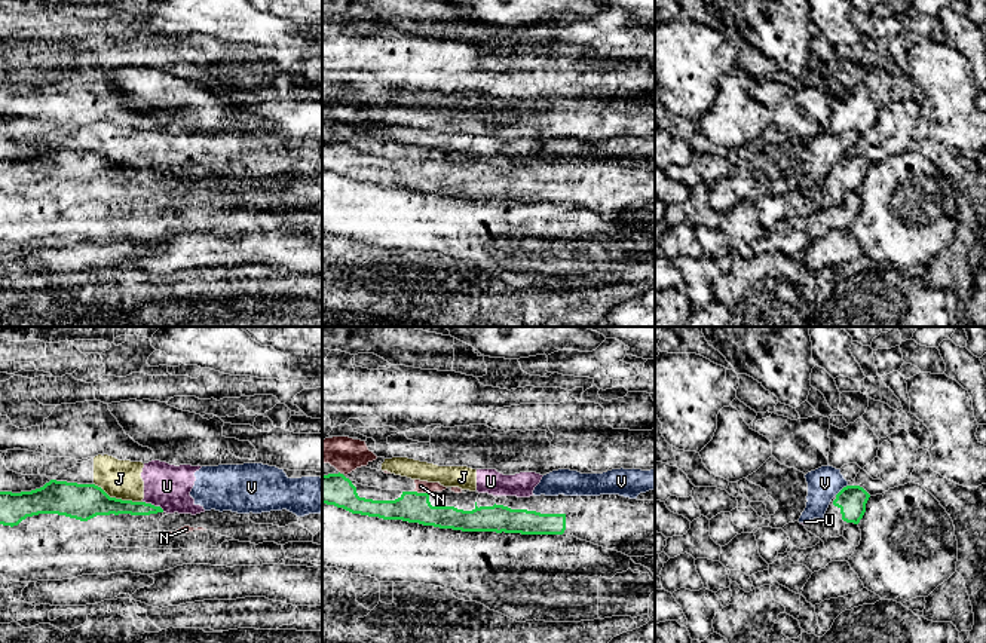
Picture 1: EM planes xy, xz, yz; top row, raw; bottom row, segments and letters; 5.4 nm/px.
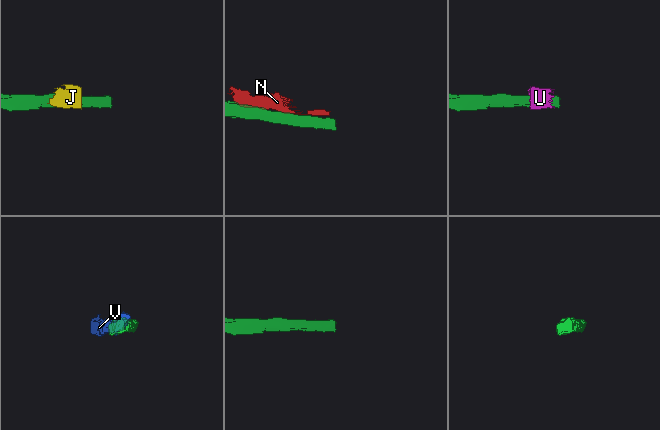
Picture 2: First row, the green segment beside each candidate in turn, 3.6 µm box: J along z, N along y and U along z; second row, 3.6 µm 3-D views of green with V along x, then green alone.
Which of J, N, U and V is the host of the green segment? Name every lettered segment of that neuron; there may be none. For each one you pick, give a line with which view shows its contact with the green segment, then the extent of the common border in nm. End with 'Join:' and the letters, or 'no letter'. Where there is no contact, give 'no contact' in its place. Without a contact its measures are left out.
Join: no letter

